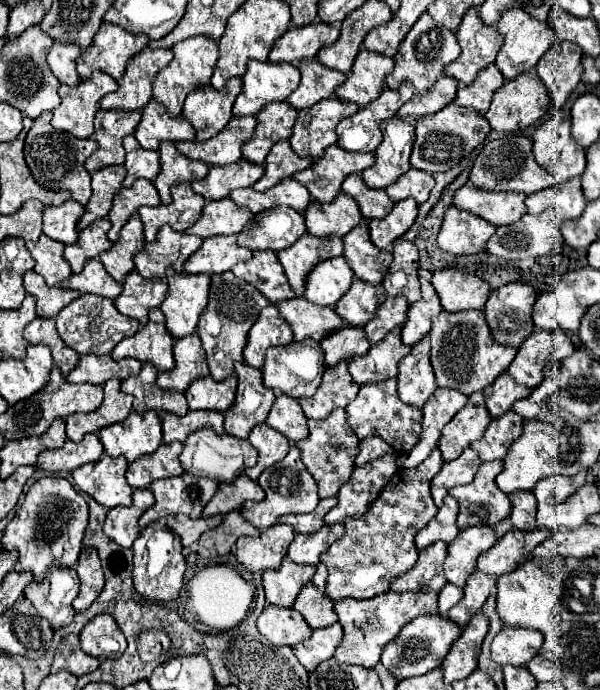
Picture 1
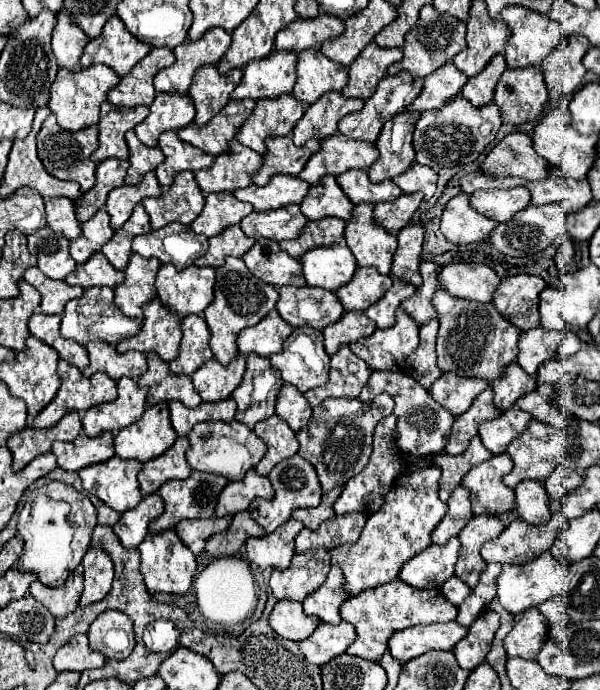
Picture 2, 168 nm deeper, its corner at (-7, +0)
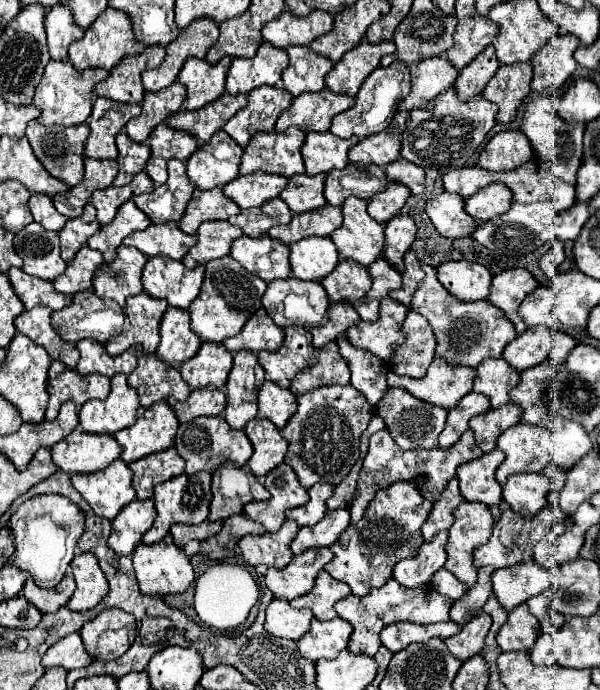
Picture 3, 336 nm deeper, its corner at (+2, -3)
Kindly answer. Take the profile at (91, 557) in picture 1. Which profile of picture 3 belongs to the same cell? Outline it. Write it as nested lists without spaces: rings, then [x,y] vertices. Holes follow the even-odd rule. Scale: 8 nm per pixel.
[[[78,554],[72,560],[70,568],[76,580],[76,592],[72,594],[68,608],[70,610],[94,608],[108,592],[108,582],[98,566],[98,558],[94,554]]]

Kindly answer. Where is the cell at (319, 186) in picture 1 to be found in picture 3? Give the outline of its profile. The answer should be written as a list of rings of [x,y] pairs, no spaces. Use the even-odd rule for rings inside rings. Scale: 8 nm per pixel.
[[[308,132],[306,142],[302,146],[302,158],[306,166],[306,174],[314,176],[320,172],[330,172],[334,168],[348,166],[348,150],[358,144],[358,138],[338,138],[332,132],[316,134]]]

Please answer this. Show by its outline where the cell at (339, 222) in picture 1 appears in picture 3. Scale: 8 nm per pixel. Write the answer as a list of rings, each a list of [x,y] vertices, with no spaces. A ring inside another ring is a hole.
[[[326,174],[292,176],[290,184],[286,186],[286,192],[282,192],[280,198],[290,206],[294,214],[324,208],[328,204],[324,198],[324,178]]]

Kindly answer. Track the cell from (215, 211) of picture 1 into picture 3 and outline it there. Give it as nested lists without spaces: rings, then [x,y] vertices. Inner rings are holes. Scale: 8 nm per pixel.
[[[220,188],[206,190],[206,192],[196,190],[192,194],[192,200],[188,202],[188,208],[186,208],[182,220],[178,222],[178,228],[186,234],[196,234],[196,230],[202,222],[228,220],[230,216],[234,216],[238,212],[240,212],[240,208],[232,200],[226,200],[226,196],[222,196]]]

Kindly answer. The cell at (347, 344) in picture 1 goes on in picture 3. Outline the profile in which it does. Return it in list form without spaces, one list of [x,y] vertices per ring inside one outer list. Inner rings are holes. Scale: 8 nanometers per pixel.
[[[330,304],[328,314],[330,314],[330,318],[324,326],[310,328],[314,348],[322,348],[322,344],[328,344],[328,342],[336,340],[350,326],[356,326],[360,322],[358,312],[350,304]]]

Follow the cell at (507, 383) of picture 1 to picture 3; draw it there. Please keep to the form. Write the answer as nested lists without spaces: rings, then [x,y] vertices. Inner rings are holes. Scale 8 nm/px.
[[[490,358],[484,360],[476,368],[476,380],[474,380],[474,392],[484,394],[490,398],[492,408],[500,408],[502,404],[510,402],[508,392],[520,382],[520,376],[506,360],[502,358]]]

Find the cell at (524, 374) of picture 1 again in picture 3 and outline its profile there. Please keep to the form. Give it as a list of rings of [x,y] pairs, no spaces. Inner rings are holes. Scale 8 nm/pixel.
[[[538,326],[538,328],[528,328],[524,334],[508,342],[502,358],[518,372],[524,372],[532,366],[542,364],[552,352],[552,348],[554,348],[552,332],[544,326]]]

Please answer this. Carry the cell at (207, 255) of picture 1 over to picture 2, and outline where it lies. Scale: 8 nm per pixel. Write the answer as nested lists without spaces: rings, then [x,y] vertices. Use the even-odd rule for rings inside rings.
[[[231,225],[223,233],[209,239],[207,253],[203,257],[199,257],[199,261],[195,261],[195,265],[221,267],[225,263],[227,255],[243,257],[253,247],[253,243],[255,243],[255,239],[247,237],[239,225]]]

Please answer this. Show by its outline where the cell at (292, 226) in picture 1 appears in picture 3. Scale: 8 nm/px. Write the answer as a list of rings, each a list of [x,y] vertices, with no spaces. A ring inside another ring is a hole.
[[[278,198],[278,200],[270,200],[270,204],[264,204],[262,208],[250,208],[250,212],[242,210],[240,214],[232,216],[228,222],[240,226],[246,236],[260,238],[268,234],[272,226],[288,224],[290,220],[292,220],[292,210],[288,208],[286,202]]]

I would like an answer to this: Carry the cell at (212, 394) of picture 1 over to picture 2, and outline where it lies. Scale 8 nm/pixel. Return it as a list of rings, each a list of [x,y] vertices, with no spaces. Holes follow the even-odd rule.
[[[239,353],[231,365],[219,365],[219,361],[211,359],[207,365],[197,369],[191,379],[203,401],[221,401],[231,397],[237,389],[245,373],[245,355]]]

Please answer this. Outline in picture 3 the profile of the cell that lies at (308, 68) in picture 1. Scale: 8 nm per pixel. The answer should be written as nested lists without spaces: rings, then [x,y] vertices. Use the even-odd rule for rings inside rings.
[[[308,46],[286,48],[290,64],[282,74],[284,88],[296,98],[304,92],[318,92],[326,88],[326,74],[334,68],[334,62],[326,56],[312,52]]]

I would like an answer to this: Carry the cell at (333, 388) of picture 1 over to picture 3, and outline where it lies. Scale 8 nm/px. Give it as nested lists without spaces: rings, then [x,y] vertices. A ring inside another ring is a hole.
[[[330,342],[324,348],[318,350],[318,364],[314,368],[308,368],[306,372],[300,372],[294,378],[294,384],[290,386],[292,394],[302,396],[314,388],[322,386],[346,386],[350,384],[350,368],[348,362],[340,356],[338,344]]]

